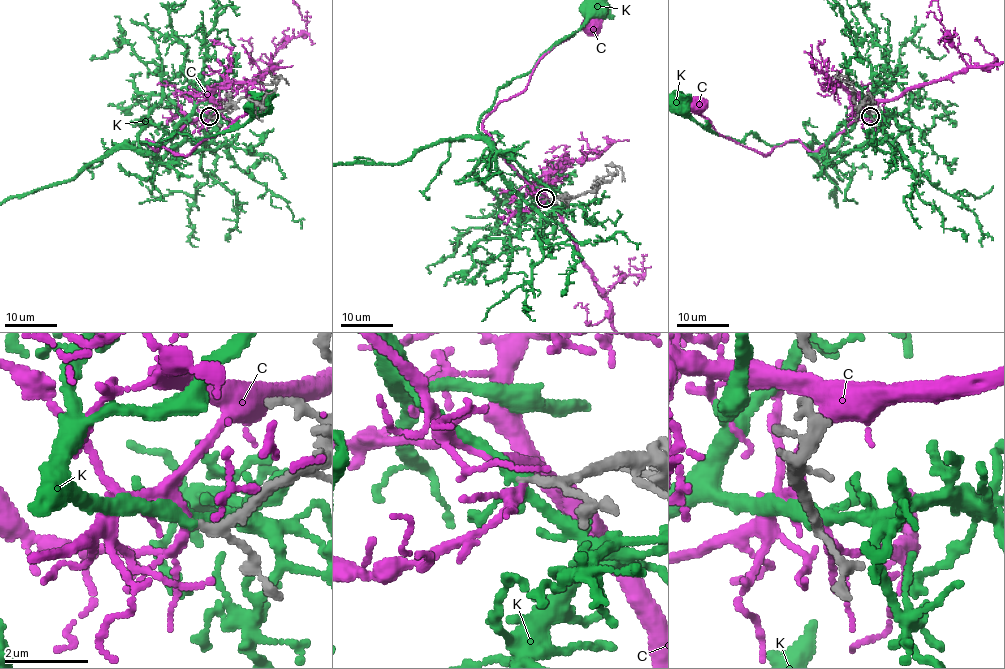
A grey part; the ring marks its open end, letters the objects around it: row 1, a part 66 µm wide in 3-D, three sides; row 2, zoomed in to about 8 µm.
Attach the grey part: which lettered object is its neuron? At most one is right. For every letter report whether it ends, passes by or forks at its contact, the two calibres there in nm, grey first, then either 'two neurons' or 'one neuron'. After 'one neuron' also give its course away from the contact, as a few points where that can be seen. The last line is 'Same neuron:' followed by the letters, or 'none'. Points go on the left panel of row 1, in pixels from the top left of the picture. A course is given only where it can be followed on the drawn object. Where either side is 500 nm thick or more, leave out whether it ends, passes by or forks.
C: it forks; calibres 170 and 150 nm; two neurons
K: it forks; calibres 170 and 240 nm; one neuron; course (209, 116), (191, 113), (154, 152), (141, 142), (157, 145), (177, 132), (196, 141), (230, 132), (261, 103)
Same neuron: K

